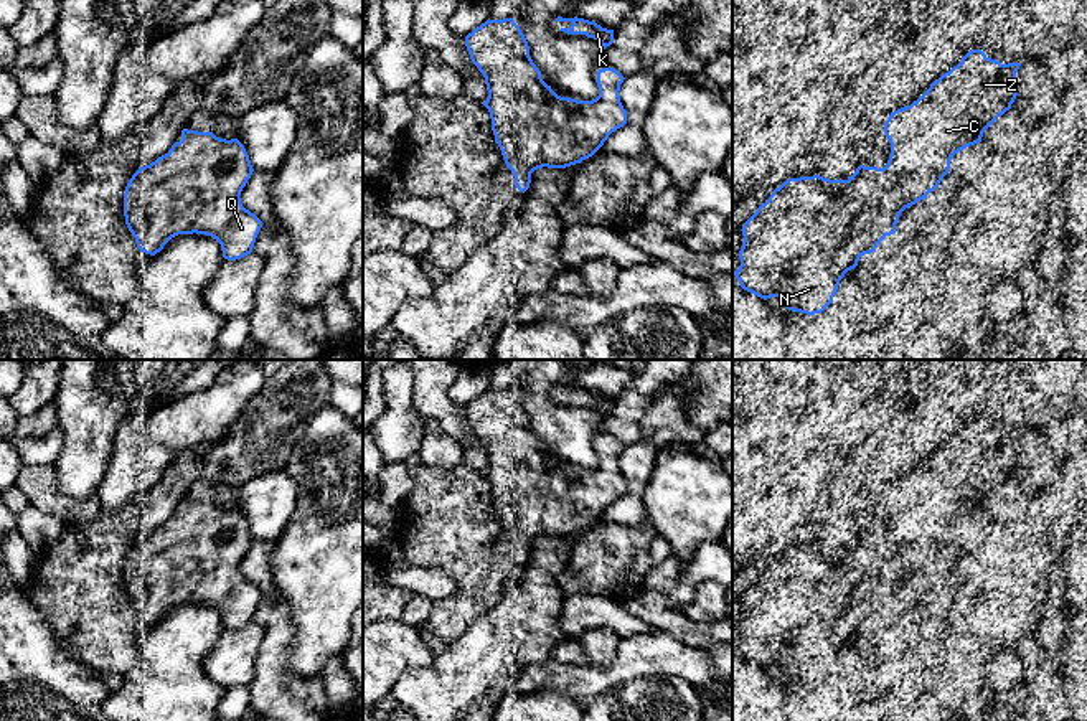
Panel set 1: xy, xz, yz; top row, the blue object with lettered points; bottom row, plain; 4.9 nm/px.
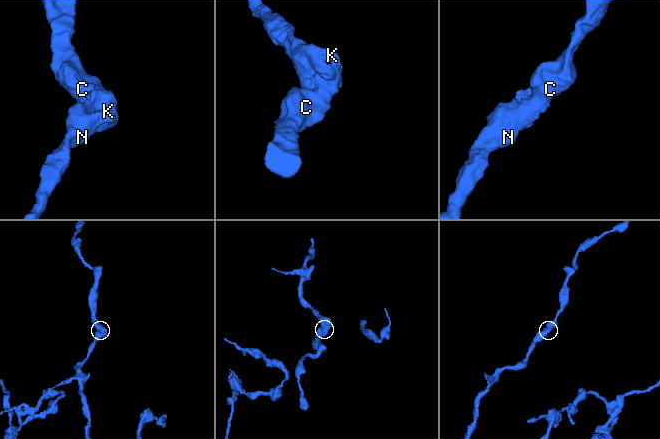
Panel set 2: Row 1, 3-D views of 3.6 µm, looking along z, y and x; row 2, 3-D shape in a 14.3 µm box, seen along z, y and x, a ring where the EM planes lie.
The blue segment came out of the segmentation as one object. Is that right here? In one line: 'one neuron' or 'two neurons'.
one neuron

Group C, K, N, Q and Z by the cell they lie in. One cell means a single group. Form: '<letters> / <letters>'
C K N Q Z

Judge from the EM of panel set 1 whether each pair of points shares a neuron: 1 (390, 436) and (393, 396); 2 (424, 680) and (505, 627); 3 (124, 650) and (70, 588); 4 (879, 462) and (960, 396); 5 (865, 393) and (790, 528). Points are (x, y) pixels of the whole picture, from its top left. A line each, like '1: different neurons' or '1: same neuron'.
1: same neuron
2: same neuron
3: same neuron
4: same neuron
5: different neurons

